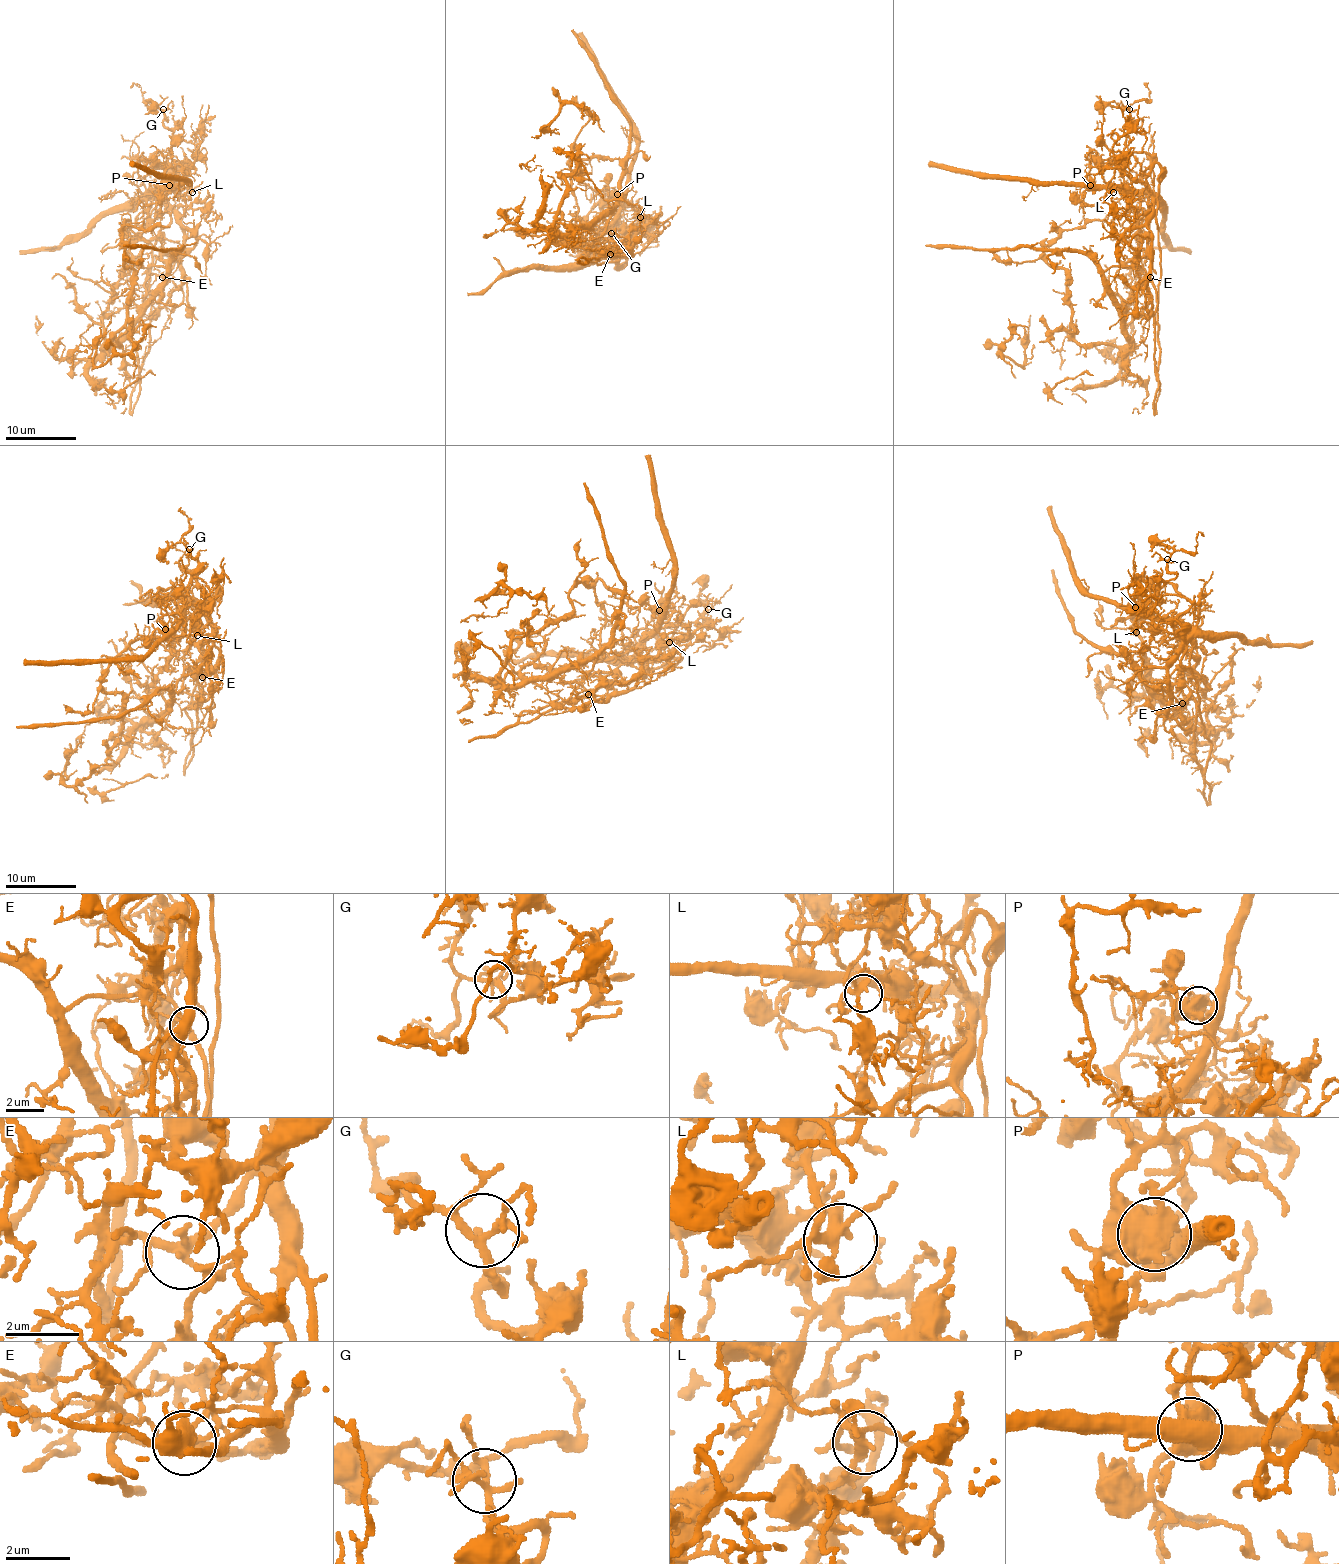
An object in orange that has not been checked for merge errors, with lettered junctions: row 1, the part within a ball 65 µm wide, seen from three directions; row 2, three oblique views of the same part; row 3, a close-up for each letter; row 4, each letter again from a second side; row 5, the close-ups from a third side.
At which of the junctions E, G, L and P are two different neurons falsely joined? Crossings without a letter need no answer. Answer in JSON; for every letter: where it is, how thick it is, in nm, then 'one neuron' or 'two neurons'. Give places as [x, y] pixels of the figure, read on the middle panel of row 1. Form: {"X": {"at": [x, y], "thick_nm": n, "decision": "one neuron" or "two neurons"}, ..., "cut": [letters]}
{"E": {"at": [610, 254], "thick_nm": 220, "decision": "two neurons"}, "G": {"at": [611, 233], "thick_nm": 200, "decision": "one neuron"}, "L": {"at": [640, 217], "thick_nm": 280, "decision": "one neuron"}, "P": {"at": [617, 194], "thick_nm": 550, "decision": "two neurons"}, "cut": ["E", "P"]}

